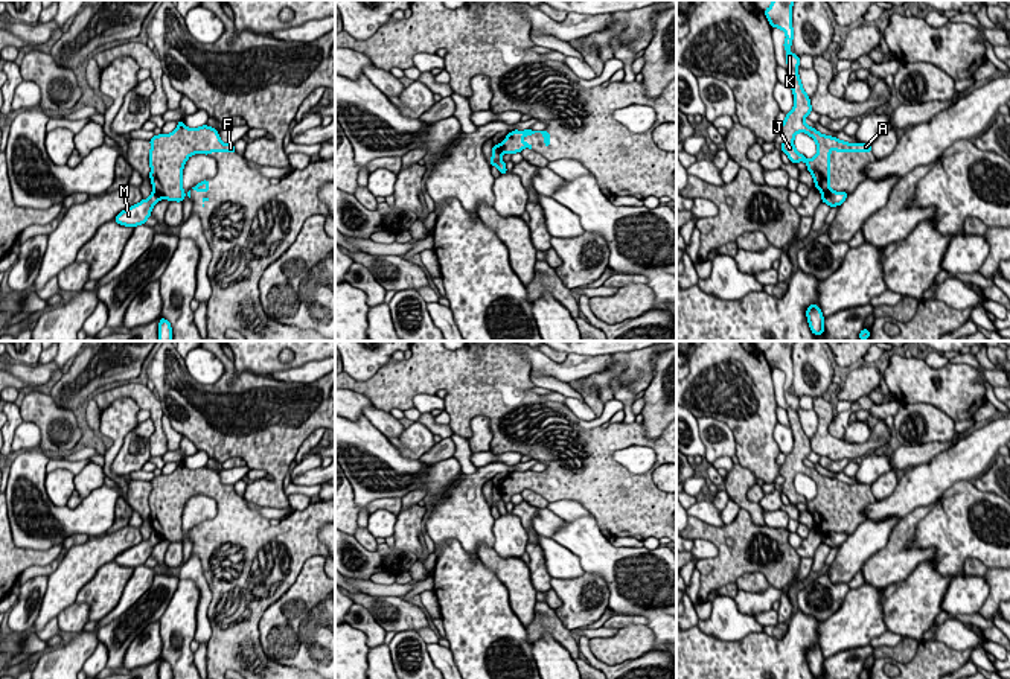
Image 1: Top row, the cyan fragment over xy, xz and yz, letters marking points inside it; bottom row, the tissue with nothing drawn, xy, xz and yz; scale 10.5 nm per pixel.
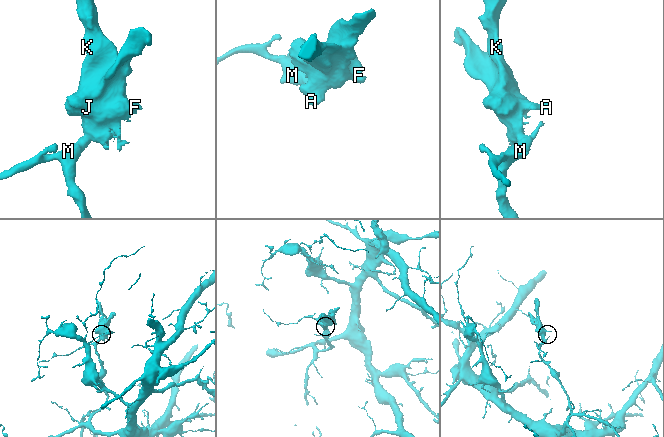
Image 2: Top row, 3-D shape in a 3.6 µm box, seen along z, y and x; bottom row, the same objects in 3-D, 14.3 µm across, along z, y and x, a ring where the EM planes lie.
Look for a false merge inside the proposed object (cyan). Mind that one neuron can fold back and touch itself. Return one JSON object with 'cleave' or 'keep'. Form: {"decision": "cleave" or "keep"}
{"decision": "cleave"}

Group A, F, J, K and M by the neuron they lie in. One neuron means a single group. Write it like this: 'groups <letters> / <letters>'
groups A F J K / M

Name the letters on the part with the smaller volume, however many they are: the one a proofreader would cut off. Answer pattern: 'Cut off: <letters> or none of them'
Cut off: A, F, J, K

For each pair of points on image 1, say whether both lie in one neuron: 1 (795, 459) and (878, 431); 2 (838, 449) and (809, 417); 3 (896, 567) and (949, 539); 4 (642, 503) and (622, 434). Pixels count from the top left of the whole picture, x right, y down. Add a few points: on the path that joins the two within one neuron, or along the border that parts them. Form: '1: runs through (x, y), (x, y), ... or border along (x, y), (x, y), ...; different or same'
1: border along (809, 440), (812, 451); different
2: border along (812, 410), (817, 416), (817, 431), (809, 439); different
3: border along (930, 512), (907, 545), (933, 547), (931, 559); different
4: runs through (625, 486), (607, 468), (607, 451); same

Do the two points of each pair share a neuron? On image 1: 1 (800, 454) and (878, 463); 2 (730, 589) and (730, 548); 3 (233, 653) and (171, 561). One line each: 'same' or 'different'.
1: different
2: different
3: different

